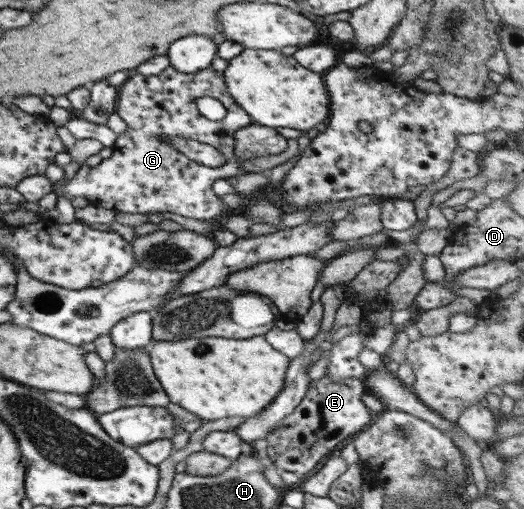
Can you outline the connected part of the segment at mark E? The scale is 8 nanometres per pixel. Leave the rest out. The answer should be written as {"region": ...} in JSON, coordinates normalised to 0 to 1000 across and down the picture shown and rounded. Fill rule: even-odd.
{"region":[[[613,739],[594,749],[571,794],[506,855],[498,890],[529,923],[553,925],[580,939],[710,829],[714,817],[691,786],[700,772],[693,752],[674,741],[662,741],[660,749],[630,747],[626,739]]]}

